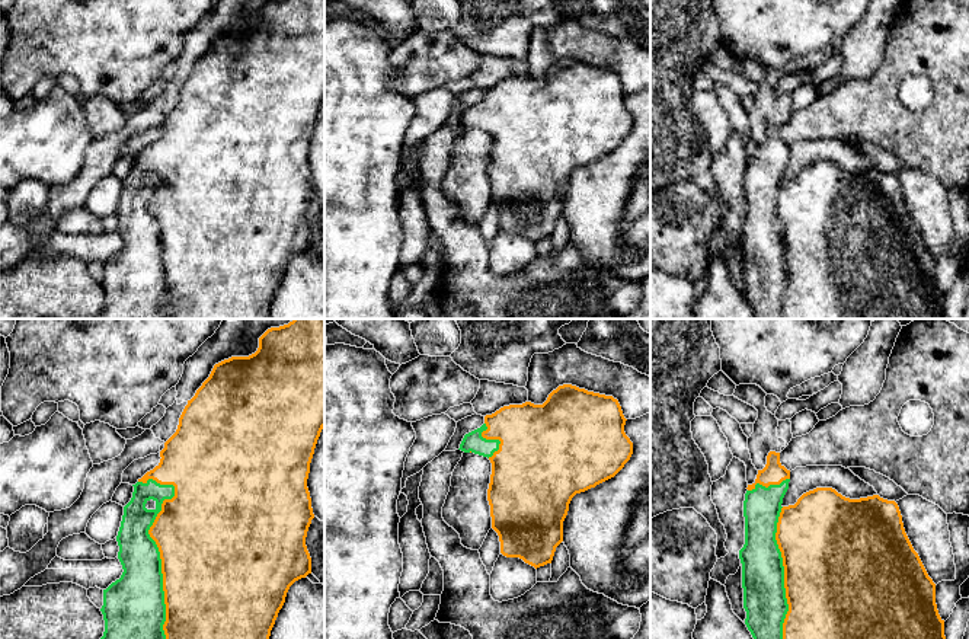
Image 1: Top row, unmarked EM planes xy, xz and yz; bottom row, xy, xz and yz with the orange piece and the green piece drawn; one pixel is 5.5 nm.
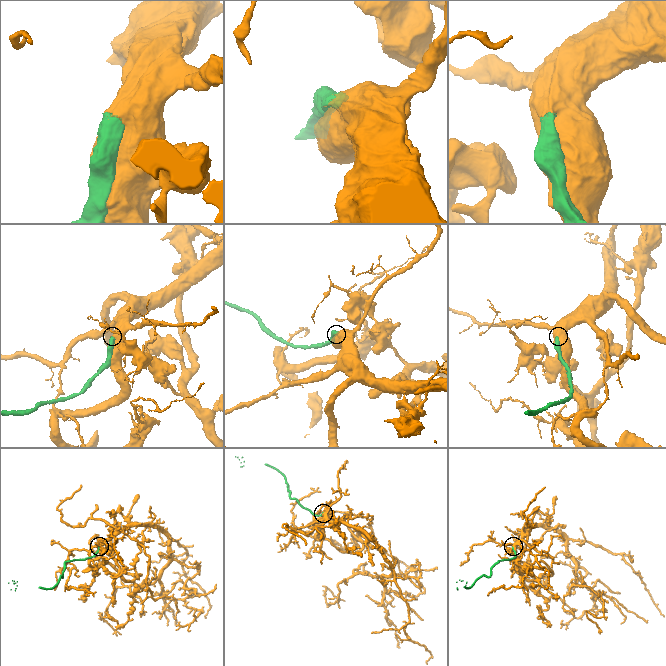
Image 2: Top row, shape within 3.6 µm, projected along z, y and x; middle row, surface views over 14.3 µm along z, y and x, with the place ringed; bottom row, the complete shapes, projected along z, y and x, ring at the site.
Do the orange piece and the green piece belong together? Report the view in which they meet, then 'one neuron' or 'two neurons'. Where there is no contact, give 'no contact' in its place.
contact in xy; one neuron

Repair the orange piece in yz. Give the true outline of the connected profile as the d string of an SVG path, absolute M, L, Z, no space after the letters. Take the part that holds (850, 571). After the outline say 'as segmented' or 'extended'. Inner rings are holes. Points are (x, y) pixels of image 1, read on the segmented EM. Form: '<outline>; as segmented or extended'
M770 451L767 464L758 470L757 479L748 485L743 501L745 544L739 550L742 563L745 624L754 639L946 639L944 620L936 604L936 584L928 576L918 553L914 550L902 523L899 507L879 495L850 499L832 488L816 488L803 493L794 505L783 507L789 489L790 470L780 463L780 453Z; extended

